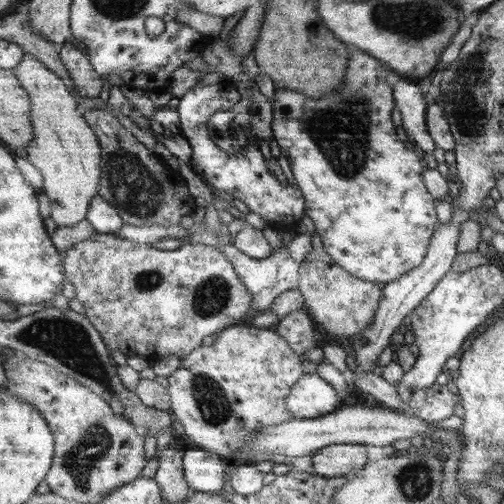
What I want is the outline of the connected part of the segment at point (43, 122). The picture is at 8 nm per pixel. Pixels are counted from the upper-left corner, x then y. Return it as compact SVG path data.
M26 53L13 69L32 100L34 137L26 148L28 160L41 172L44 192L51 199L52 220L61 226L73 226L87 219L92 200L100 194L104 149L100 140L82 115L78 98L53 69Z

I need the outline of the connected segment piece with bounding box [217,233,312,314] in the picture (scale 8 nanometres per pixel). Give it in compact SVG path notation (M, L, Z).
M296 233L293 240L287 245L281 246L275 253L263 260L257 260L245 252L241 252L234 243L217 246L224 254L224 257L233 263L236 271L239 272L241 280L245 286L252 292L252 310L251 314L257 314L272 308L272 304L284 292L293 290L299 286L301 280L300 268L304 264L307 255L312 251L311 233Z

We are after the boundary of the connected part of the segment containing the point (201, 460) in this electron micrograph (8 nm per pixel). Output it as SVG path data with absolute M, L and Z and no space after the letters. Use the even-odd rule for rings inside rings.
M189 448L184 452L185 480L194 492L214 494L225 484L227 473L232 474L232 467L218 455L209 454L201 449Z

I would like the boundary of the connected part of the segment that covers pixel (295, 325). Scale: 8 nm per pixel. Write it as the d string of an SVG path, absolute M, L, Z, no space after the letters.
M301 309L291 312L291 315L280 319L274 326L277 333L283 336L295 350L297 356L304 365L304 371L307 373L318 373L319 365L313 362L307 362L303 359L303 354L311 348L319 348L315 340L315 324L313 318L309 315L307 309Z

